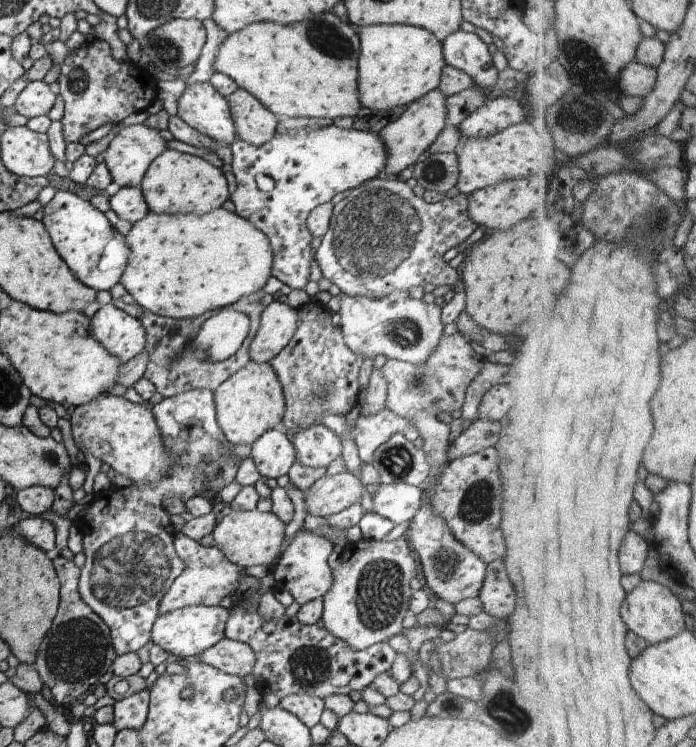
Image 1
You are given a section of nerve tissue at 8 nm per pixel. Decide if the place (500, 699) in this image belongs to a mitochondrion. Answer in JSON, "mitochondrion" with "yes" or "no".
{"mitochondrion":"yes"}

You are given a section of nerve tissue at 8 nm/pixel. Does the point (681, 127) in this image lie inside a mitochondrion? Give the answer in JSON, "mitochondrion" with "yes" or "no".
{"mitochondrion":"no"}

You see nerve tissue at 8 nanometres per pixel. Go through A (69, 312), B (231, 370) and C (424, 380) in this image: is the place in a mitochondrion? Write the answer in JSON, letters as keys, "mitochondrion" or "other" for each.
{"A":"other","B":"other","C":"mitochondrion"}

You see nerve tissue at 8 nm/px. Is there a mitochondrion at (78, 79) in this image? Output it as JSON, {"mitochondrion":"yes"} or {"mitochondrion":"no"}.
{"mitochondrion":"yes"}

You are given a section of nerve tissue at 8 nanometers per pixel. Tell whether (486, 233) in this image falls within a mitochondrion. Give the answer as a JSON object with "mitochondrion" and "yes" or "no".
{"mitochondrion":"no"}

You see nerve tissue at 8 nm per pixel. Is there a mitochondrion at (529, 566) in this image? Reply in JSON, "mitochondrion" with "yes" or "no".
{"mitochondrion":"no"}

